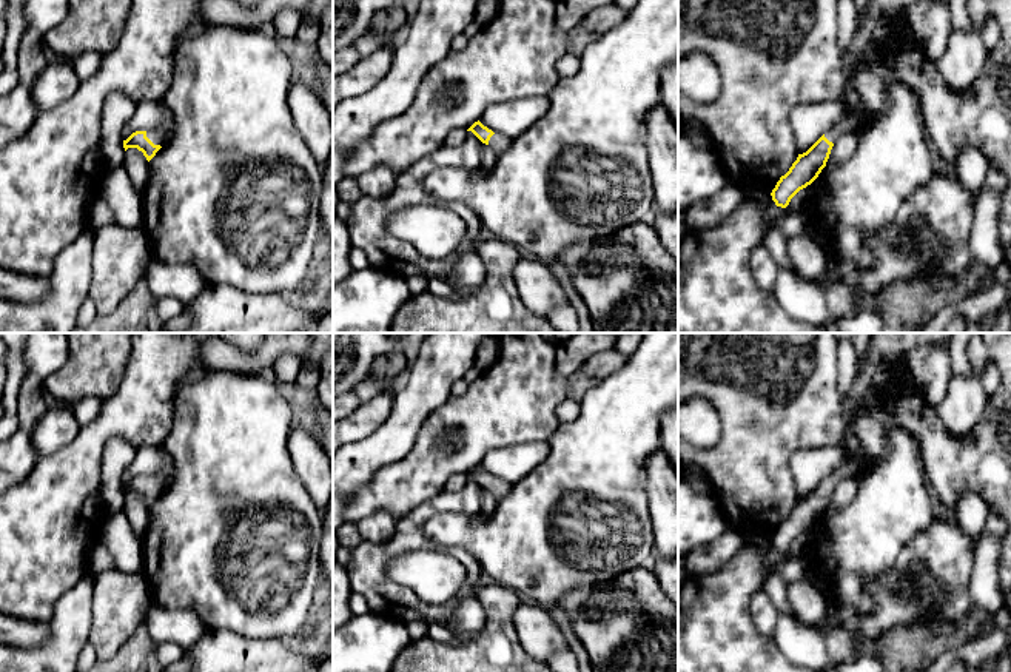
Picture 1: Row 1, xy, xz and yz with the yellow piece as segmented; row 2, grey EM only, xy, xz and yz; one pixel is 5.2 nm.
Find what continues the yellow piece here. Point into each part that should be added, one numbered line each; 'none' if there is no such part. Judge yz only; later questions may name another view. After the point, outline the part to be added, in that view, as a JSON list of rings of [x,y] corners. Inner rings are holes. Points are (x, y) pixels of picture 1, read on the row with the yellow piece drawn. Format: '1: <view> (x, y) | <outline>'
1: yz (871, 56) | [[[888,14],[872,31],[862,52],[857,55],[852,79],[846,80],[843,94],[838,97],[851,108],[851,114],[840,123],[825,133],[825,137],[835,143],[841,133],[857,129],[865,109],[863,100],[857,91],[854,77],[865,68],[882,68],[886,71],[888,60],[882,55],[885,45],[895,35],[897,28],[894,23],[894,14]]]

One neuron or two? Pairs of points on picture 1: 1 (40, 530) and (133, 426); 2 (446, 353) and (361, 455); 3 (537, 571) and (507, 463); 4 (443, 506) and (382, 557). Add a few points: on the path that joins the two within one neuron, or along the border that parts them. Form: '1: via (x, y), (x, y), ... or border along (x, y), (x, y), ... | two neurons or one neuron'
1: via (60, 500), (82, 455), (102, 435) | one neuron
2: via (429, 379), (409, 413), (387, 435) | one neuron
3: border along (543, 461), (513, 484) | two neurons
4: via (427, 510), (398, 541) | one neuron

